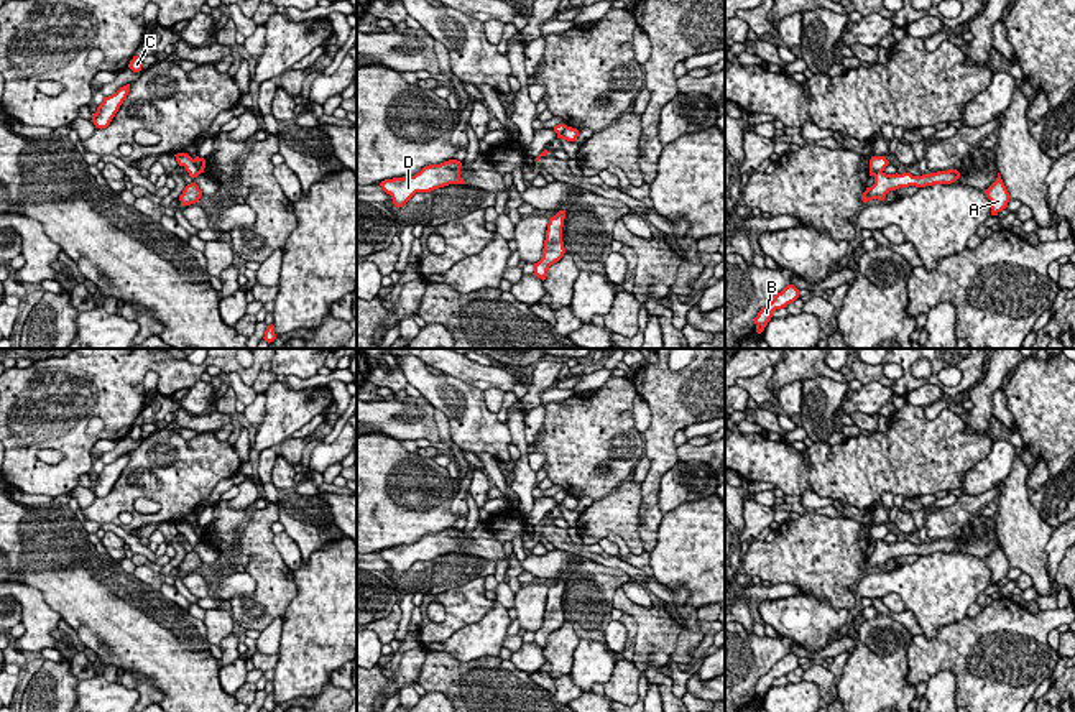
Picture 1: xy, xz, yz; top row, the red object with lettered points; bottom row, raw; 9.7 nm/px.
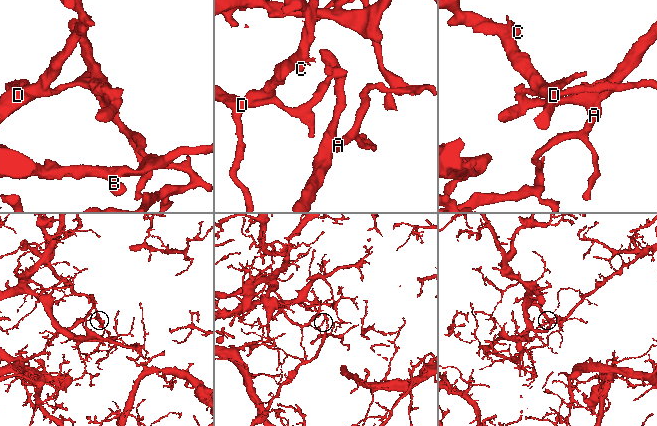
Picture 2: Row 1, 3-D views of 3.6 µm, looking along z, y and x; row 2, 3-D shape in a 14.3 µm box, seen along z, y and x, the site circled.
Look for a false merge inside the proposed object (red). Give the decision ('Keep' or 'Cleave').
Cleave

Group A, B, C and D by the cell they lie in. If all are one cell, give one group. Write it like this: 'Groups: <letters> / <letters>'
Groups: A / B C D

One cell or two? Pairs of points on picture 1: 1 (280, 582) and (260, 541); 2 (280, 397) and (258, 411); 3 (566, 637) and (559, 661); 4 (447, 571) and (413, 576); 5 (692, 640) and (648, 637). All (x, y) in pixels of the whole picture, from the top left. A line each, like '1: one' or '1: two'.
1: one
2: two
3: one
4: one
5: two

